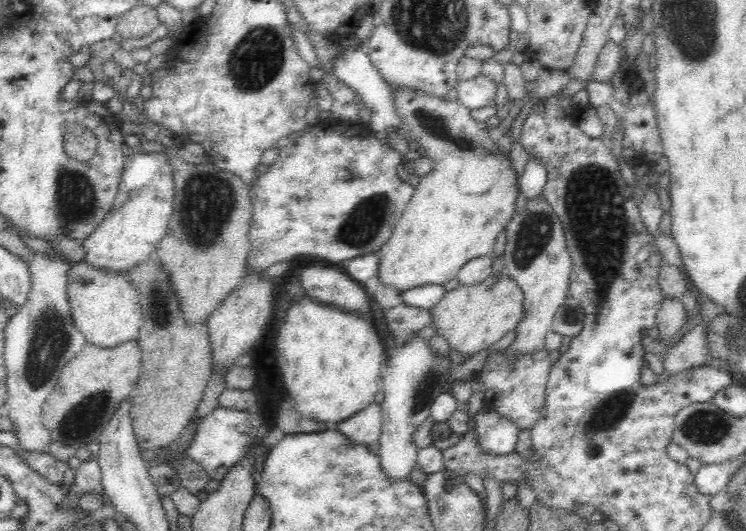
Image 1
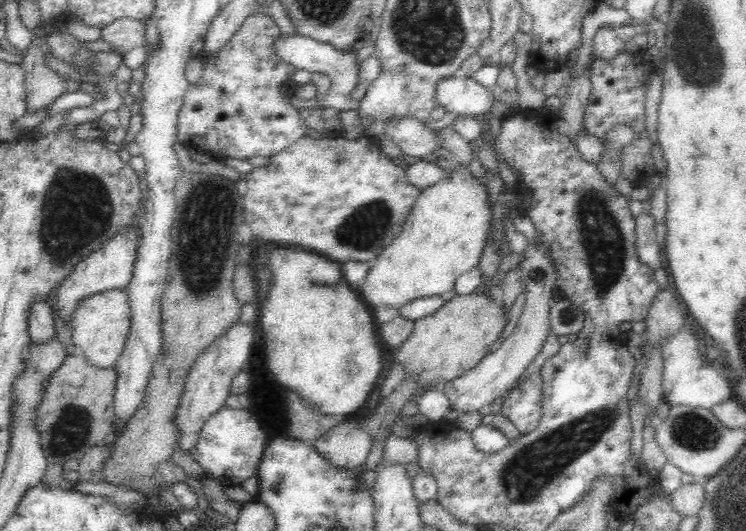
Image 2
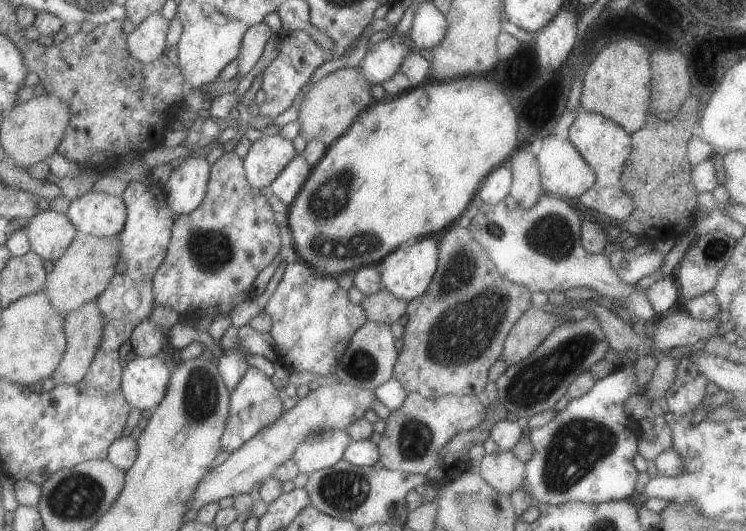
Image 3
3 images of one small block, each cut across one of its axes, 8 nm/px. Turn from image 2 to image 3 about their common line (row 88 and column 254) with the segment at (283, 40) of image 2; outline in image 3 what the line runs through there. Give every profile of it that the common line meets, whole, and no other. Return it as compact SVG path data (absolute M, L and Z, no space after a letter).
M248 324L237 329L237 346L223 350L217 361L217 371L227 391L233 390L245 374L247 356L259 355L271 363L278 361L274 346L265 345L263 338L265 334L253 330Z

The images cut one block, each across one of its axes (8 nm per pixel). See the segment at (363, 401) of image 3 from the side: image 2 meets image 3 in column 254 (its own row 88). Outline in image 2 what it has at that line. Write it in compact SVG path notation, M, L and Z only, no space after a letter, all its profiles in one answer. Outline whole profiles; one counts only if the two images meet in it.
M462 74L450 76L441 82L438 82L436 88L436 95L434 99L434 106L442 107L445 112L451 112L464 116L483 115L490 110L495 100L496 91L491 88L484 88L472 78Z

